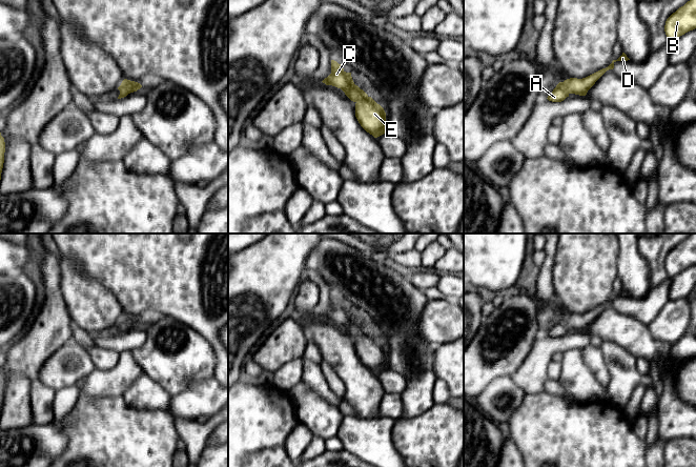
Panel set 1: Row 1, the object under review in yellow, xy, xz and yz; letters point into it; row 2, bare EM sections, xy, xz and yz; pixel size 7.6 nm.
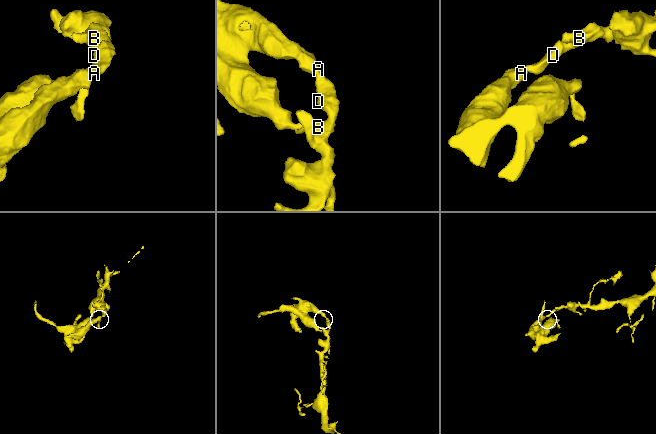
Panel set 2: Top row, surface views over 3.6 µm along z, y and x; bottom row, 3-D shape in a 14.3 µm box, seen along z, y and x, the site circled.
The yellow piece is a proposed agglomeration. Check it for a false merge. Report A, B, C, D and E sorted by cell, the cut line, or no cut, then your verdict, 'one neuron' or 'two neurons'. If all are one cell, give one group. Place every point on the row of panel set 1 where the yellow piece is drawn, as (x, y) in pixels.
A B C D E | no cut | one neuron

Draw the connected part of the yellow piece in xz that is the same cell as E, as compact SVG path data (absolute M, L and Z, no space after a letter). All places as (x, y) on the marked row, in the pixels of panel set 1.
M331 60L331 74L322 82L341 88L355 103L355 117L367 133L374 138L385 134L384 108L354 84L351 73L346 73L341 64Z

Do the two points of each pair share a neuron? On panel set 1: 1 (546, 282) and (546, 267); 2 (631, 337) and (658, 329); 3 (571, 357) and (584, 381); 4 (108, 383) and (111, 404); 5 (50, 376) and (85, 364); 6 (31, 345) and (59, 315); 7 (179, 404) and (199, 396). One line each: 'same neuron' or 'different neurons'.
1: same neuron
2: different neurons
3: same neuron
4: different neurons
5: same neuron
6: same neuron
7: same neuron

